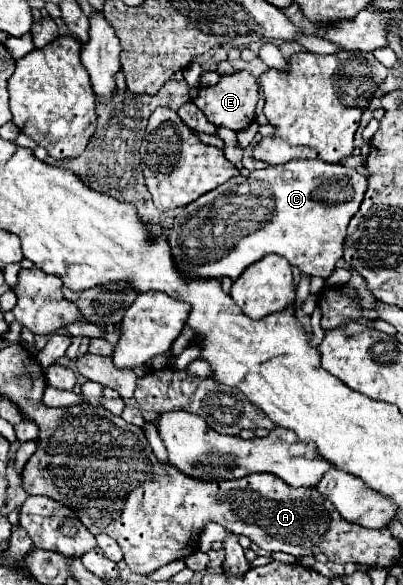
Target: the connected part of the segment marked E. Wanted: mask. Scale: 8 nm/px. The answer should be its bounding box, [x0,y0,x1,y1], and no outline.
[192,71,260,131]

